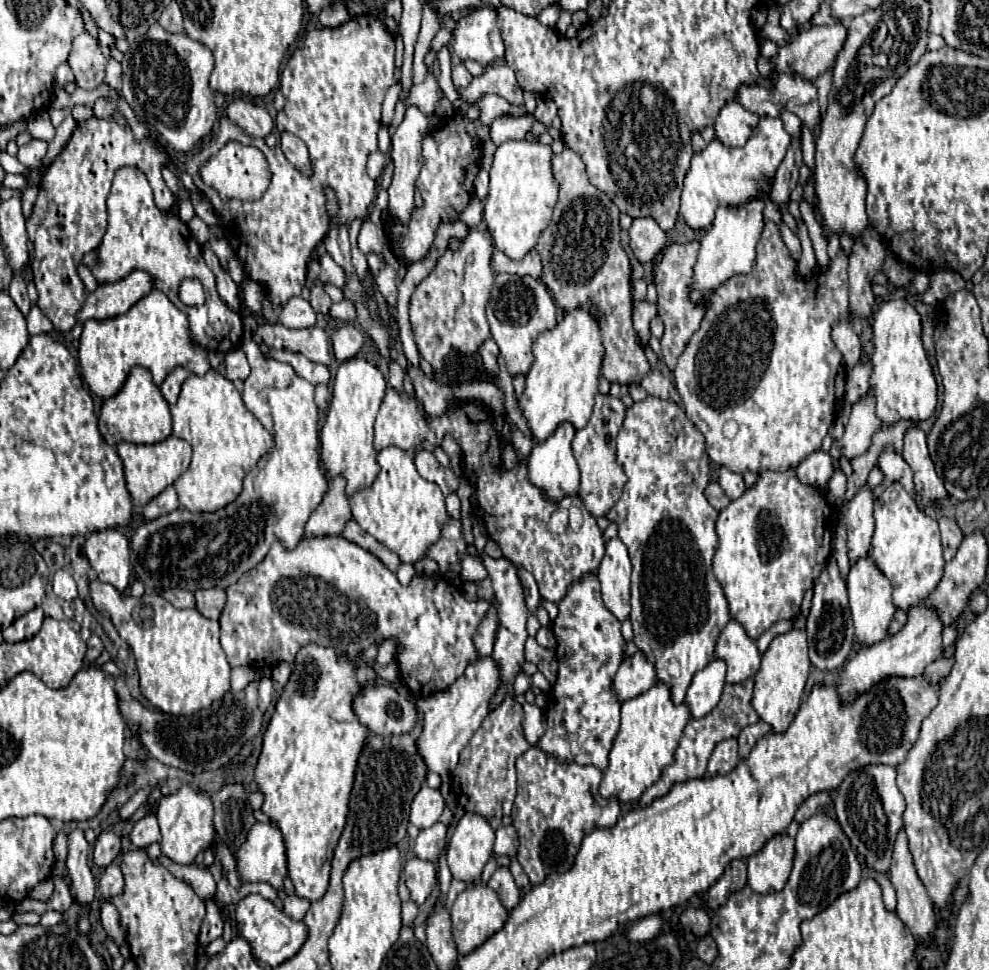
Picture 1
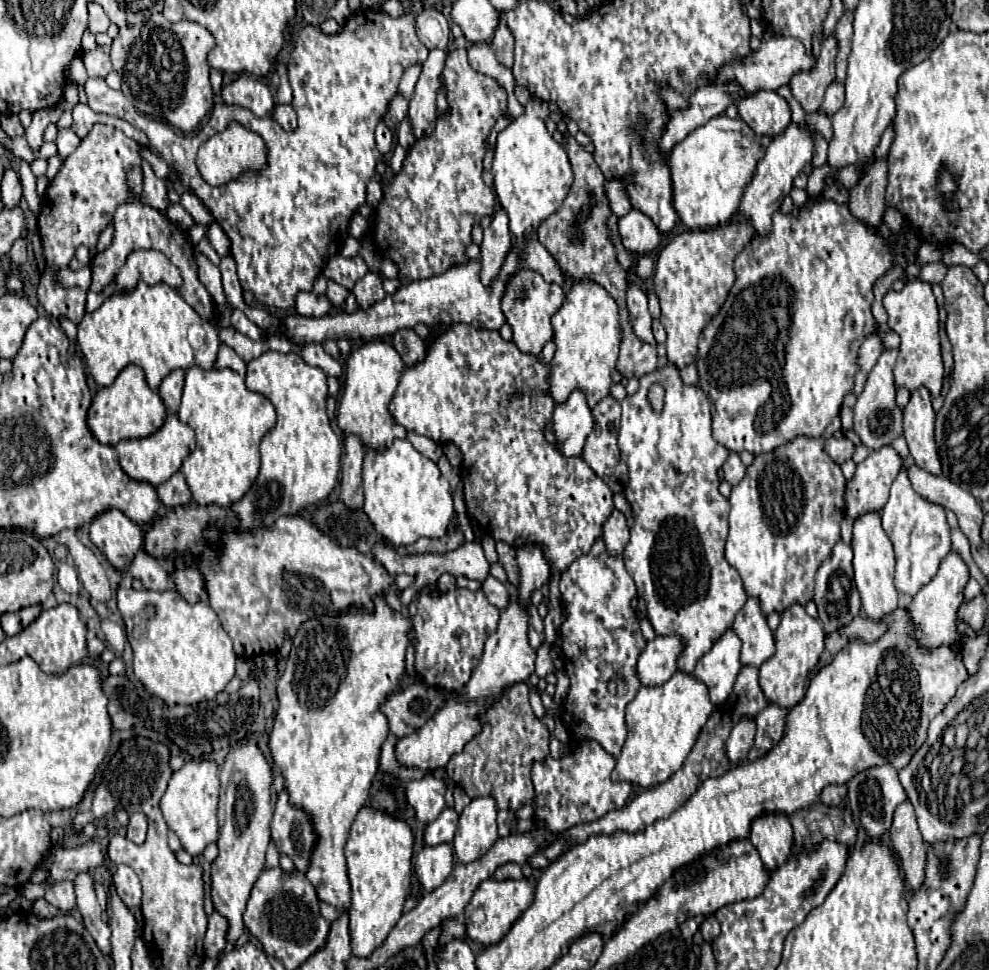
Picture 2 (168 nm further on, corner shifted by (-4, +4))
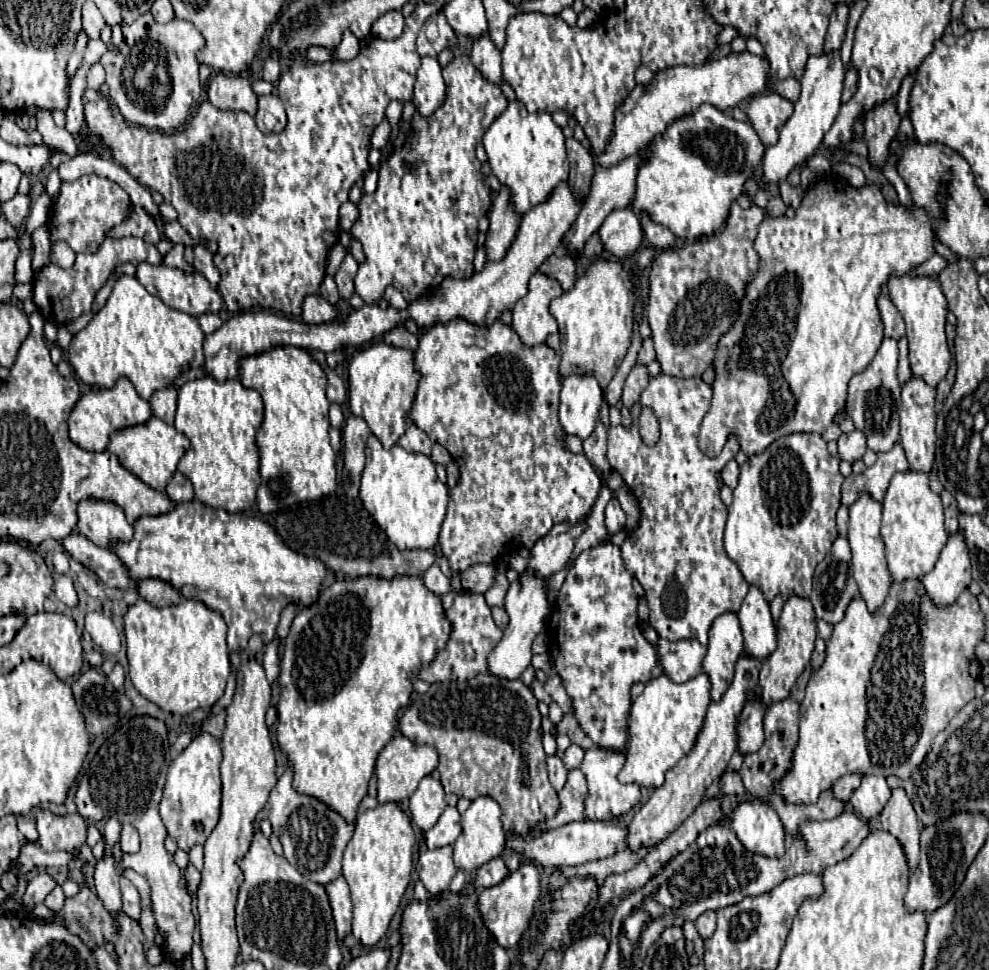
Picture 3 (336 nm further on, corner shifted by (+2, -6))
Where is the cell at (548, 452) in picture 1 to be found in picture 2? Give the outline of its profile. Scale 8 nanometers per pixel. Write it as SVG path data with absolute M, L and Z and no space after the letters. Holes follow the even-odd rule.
M573 391L567 403L557 405L553 413L555 449L565 457L581 457L585 439L593 429L593 415L581 391Z

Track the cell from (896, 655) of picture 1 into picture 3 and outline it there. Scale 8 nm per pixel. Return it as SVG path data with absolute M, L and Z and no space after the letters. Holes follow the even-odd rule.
M959 531L949 535L935 567L923 577L927 595L939 605L951 605L955 597L971 583L971 559L965 537Z

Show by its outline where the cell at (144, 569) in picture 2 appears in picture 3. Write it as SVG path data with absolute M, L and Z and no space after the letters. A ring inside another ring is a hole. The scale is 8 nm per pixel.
M81 533L67 535L59 541L59 545L83 567L91 569L105 585L119 589L137 589L137 583L131 581L131 577L127 577L127 569L123 569L123 563L109 549L91 543Z

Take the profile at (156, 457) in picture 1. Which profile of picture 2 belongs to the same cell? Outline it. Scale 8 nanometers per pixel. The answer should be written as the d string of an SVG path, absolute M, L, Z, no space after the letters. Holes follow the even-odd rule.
M173 413L167 415L163 427L145 437L145 439L129 439L129 441L119 441L115 445L115 449L119 451L119 461L123 471L133 479L133 481L145 481L153 487L165 483L173 473L177 473L181 469L183 459L187 459L193 453L195 447L195 431L181 423Z

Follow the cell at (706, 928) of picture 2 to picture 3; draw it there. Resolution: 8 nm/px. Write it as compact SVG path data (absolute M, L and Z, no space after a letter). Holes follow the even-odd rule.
M707 911L707 913L703 913L703 915L697 917L695 925L697 925L697 931L699 931L699 935L703 939L711 937L711 933L715 931L715 919L717 919L717 915L713 911Z

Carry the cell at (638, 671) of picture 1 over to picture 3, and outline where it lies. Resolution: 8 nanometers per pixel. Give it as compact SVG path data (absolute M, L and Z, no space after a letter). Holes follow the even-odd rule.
M695 639L683 641L661 641L657 645L657 657L663 665L663 671L675 681L685 683L695 675L703 673L703 657L707 647Z

